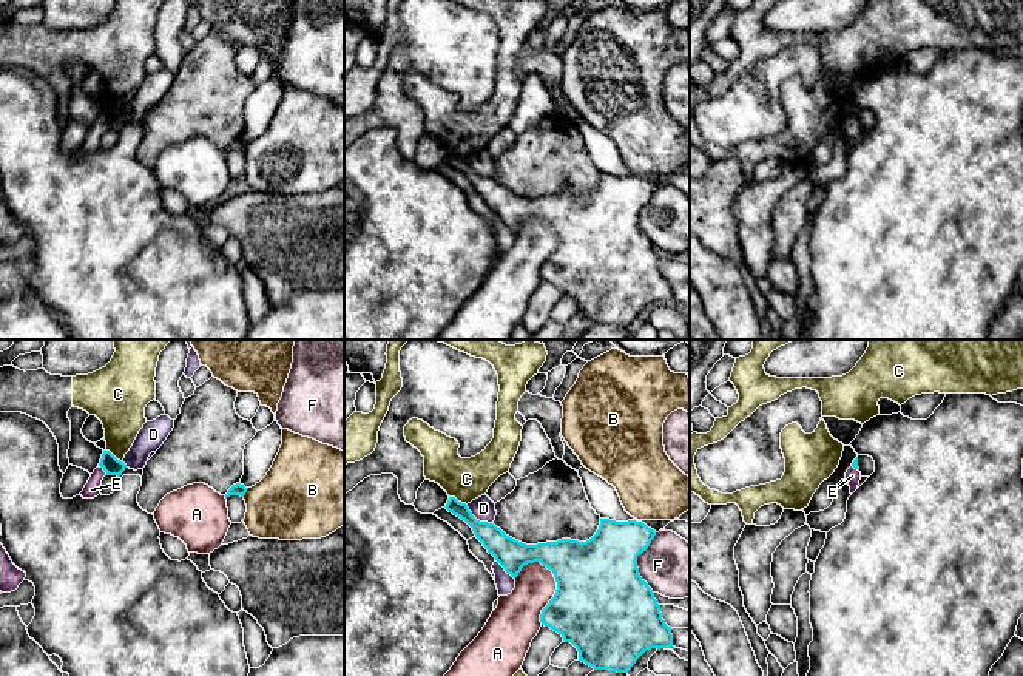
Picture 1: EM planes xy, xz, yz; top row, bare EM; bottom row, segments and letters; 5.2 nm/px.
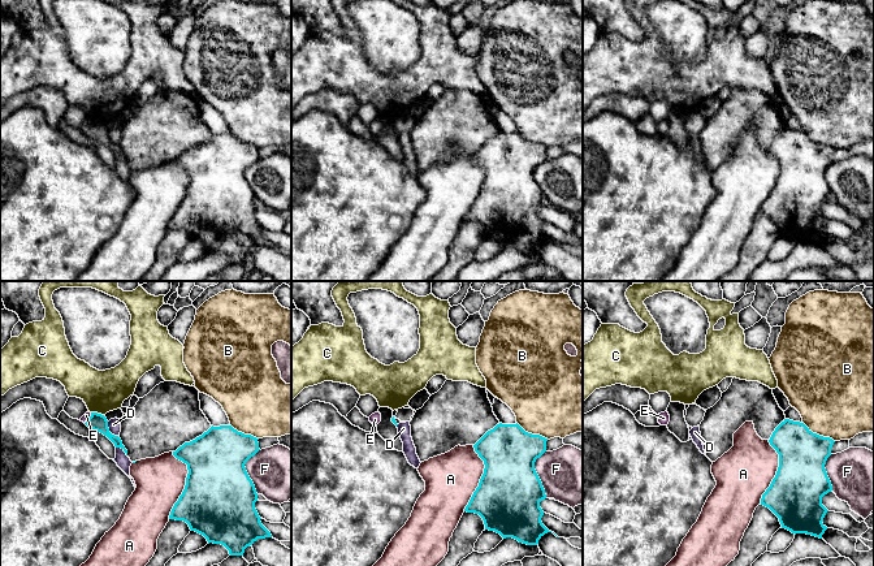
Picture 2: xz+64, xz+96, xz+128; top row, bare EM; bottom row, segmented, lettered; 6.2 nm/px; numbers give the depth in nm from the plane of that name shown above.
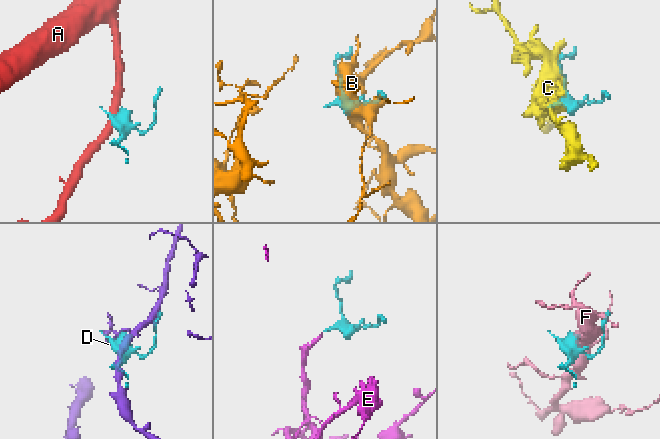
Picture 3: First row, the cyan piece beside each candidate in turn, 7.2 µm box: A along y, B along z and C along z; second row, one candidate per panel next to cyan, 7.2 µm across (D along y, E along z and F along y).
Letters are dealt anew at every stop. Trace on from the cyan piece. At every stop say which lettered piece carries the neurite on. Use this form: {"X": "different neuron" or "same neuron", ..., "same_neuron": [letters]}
{"A": "different neuron", "B": "different neuron", "C": "different neuron", "D": "different neuron", "E": "same neuron", "F": "different neuron", "same_neuron": ["E"]}

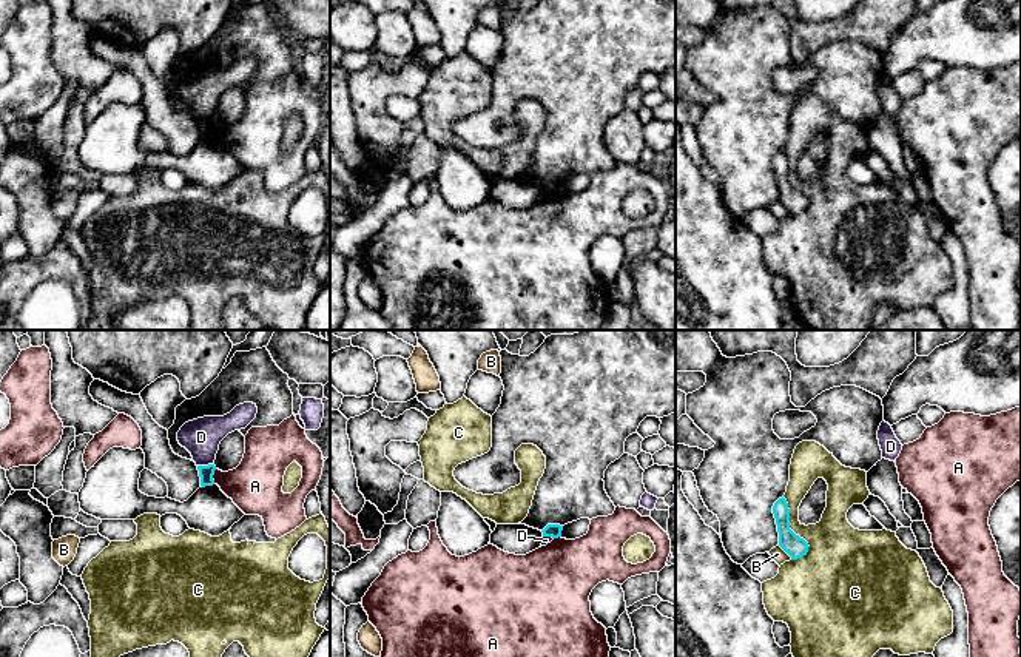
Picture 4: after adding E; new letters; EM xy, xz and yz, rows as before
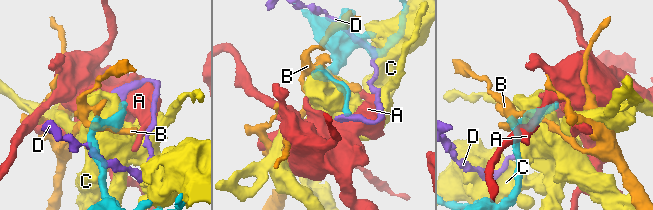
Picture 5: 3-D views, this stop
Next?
{"A": "different neuron", "B": "different neuron", "C": "different neuron", "D": "different neuron", "same_neuron": []}

